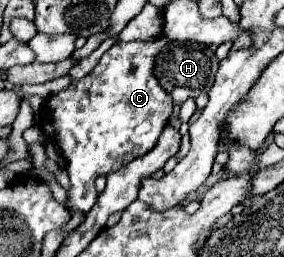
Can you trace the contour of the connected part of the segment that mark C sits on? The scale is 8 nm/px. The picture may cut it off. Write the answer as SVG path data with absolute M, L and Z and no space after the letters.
M166 38L118 42L102 56L90 74L44 102L42 130L58 144L68 162L66 172L70 176L68 196L72 212L86 214L94 206L94 180L98 176L116 172L156 146L174 108L172 98L162 90L152 72L154 58L166 42Z

